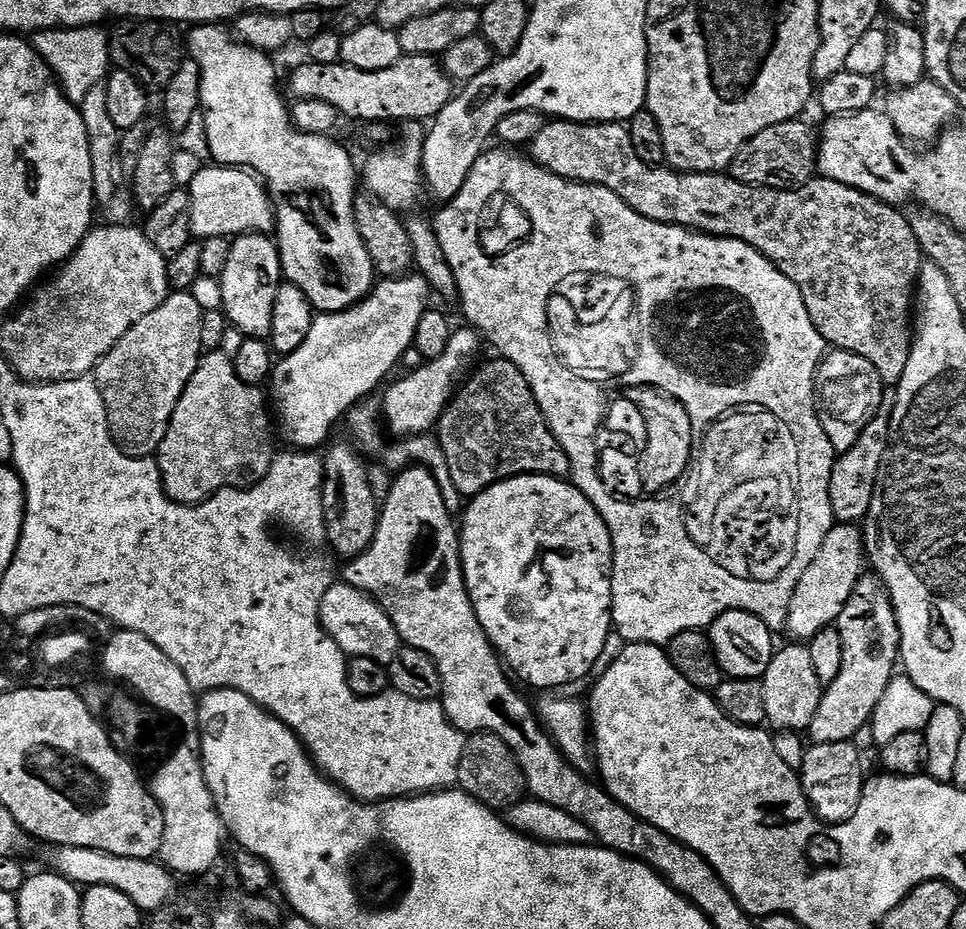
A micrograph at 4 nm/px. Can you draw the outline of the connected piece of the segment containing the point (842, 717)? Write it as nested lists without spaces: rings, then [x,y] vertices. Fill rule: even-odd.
[[[861,576],[834,627],[842,640],[842,668],[838,678],[825,687],[818,714],[814,714],[814,722],[806,730],[807,735],[812,735],[812,744],[855,741],[855,736],[869,727],[878,702],[898,672],[900,631],[890,590],[881,576]]]

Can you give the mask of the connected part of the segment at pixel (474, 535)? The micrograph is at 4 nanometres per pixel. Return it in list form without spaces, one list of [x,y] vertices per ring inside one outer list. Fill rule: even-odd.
[[[509,476],[471,497],[463,509],[464,524],[459,525],[460,561],[464,567],[464,581],[472,599],[478,622],[488,635],[493,648],[502,657],[503,663],[513,673],[517,672],[528,684],[536,688],[560,688],[563,684],[572,684],[575,680],[591,677],[592,667],[602,652],[607,636],[614,631],[612,623],[612,535],[598,510],[577,490],[575,484],[555,476]]]

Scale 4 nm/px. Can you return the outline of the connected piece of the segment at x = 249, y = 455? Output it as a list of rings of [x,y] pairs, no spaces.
[[[209,351],[201,355],[198,370],[194,370],[170,418],[166,438],[162,438],[162,446],[154,457],[160,468],[160,481],[164,484],[164,493],[170,499],[179,504],[200,504],[224,488],[251,488],[262,478],[266,478],[273,460],[278,455],[278,448],[272,445],[274,420],[270,415],[270,404],[265,393],[263,396],[260,391],[257,385],[247,384],[242,382],[242,378],[238,378],[232,358],[223,352]]]

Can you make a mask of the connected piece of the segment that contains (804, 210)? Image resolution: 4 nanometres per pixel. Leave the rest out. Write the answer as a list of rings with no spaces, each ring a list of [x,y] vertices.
[[[549,119],[542,126],[542,130],[532,140],[530,145],[531,159],[535,160],[546,170],[550,170],[556,176],[567,180],[575,180],[582,184],[601,184],[603,188],[609,188],[614,194],[618,194],[638,214],[642,214],[651,220],[657,220],[663,224],[677,224],[680,228],[690,228],[703,232],[706,236],[726,236],[729,240],[741,240],[758,251],[770,261],[802,294],[806,302],[806,310],[810,310],[810,322],[822,334],[825,345],[841,352],[853,352],[862,358],[866,358],[878,370],[878,374],[884,379],[885,385],[895,386],[900,383],[903,372],[906,371],[906,362],[910,362],[910,352],[914,339],[914,297],[917,291],[917,280],[920,277],[920,267],[926,262],[922,249],[918,246],[918,238],[914,238],[914,230],[910,230],[910,222],[907,215],[899,207],[893,206],[886,200],[880,200],[877,196],[866,194],[857,188],[846,186],[842,182],[834,182],[823,178],[813,178],[809,184],[803,184],[800,188],[758,188],[754,184],[743,184],[735,180],[731,174],[718,172],[678,172],[669,170],[664,166],[653,166],[642,162],[638,154],[634,154],[634,142],[630,142],[630,134],[623,123],[618,124],[579,124],[573,120]]]

